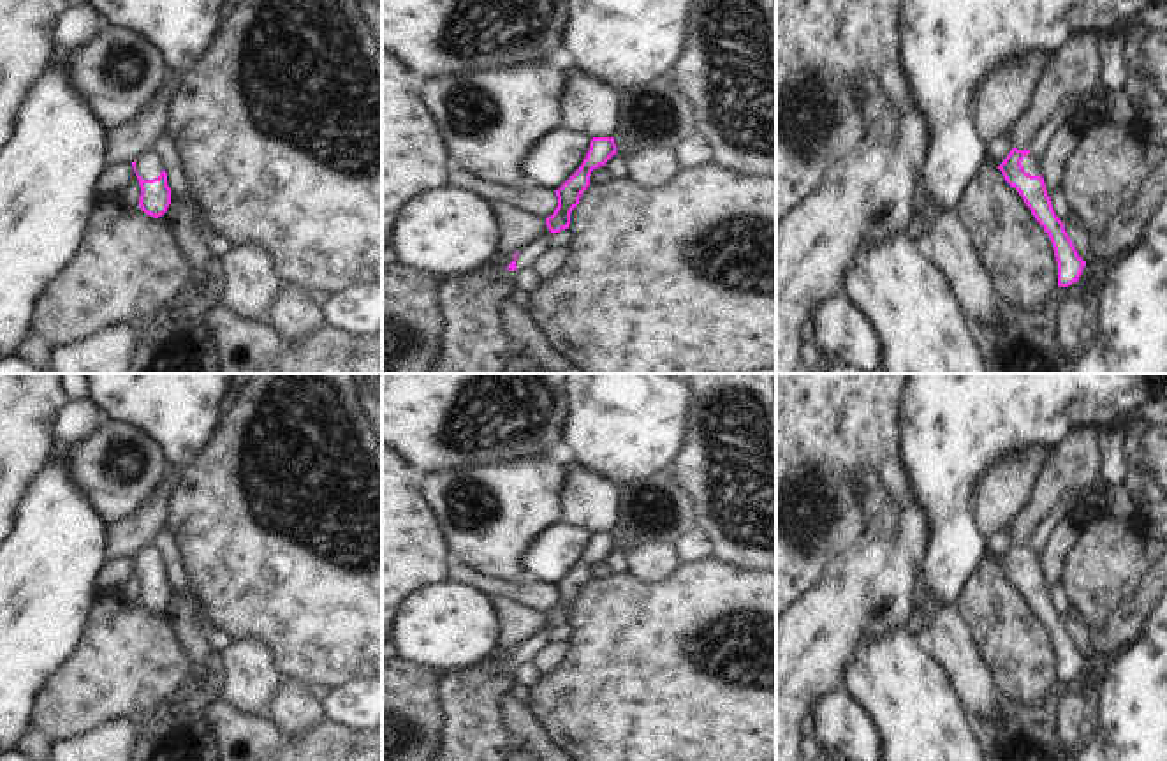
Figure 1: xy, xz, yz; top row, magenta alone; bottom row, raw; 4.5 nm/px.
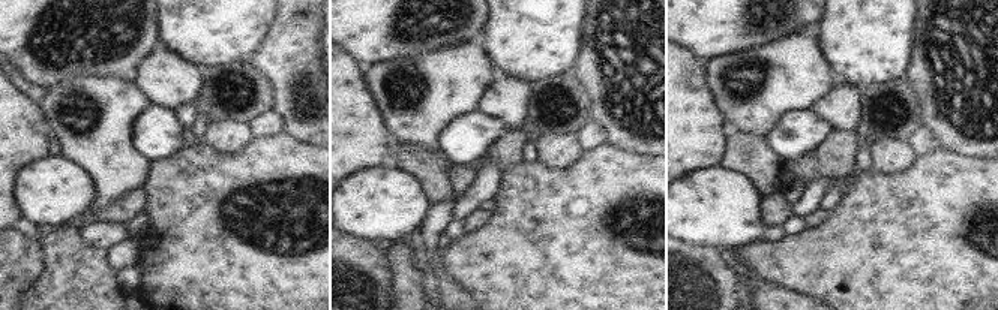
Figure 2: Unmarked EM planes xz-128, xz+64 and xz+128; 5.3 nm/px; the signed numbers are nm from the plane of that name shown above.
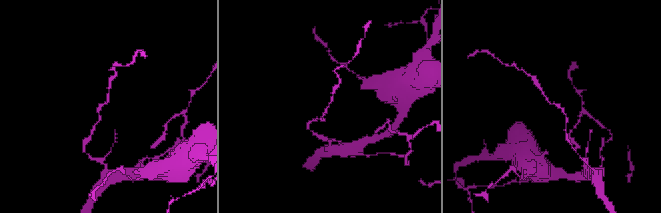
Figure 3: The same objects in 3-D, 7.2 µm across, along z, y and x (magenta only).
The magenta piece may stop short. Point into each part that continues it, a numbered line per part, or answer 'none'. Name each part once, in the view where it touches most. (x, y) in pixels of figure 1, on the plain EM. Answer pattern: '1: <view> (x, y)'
1: xy (150, 559)

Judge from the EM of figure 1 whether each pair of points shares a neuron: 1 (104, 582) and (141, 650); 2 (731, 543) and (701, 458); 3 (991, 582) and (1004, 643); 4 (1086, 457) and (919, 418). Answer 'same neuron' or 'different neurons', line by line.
1: different neurons
2: same neuron
3: same neuron
4: different neurons

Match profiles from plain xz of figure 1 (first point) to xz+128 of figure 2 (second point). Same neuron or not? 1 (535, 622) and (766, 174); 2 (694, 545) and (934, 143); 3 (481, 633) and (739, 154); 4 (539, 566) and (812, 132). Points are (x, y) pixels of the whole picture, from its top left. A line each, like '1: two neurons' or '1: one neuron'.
1: one neuron
2: one neuron
3: two neurons
4: one neuron

